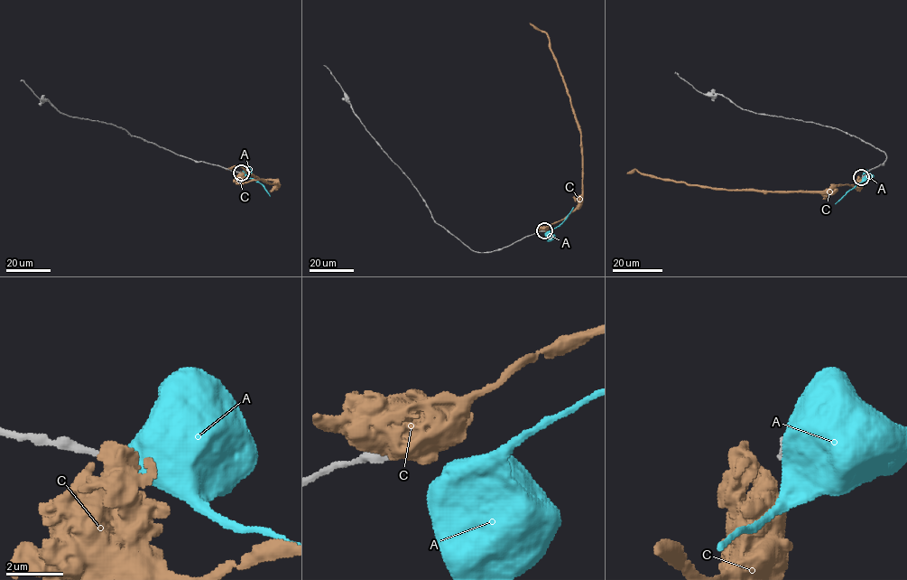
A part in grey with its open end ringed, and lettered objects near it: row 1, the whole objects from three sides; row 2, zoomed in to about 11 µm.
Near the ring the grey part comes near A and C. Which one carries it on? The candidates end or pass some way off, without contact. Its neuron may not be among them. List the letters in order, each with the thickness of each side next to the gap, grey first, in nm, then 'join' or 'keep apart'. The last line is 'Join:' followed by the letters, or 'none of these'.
A: 160/900 nm | keep apart
C: 160/650 nm | keep apart
Join: none of these

